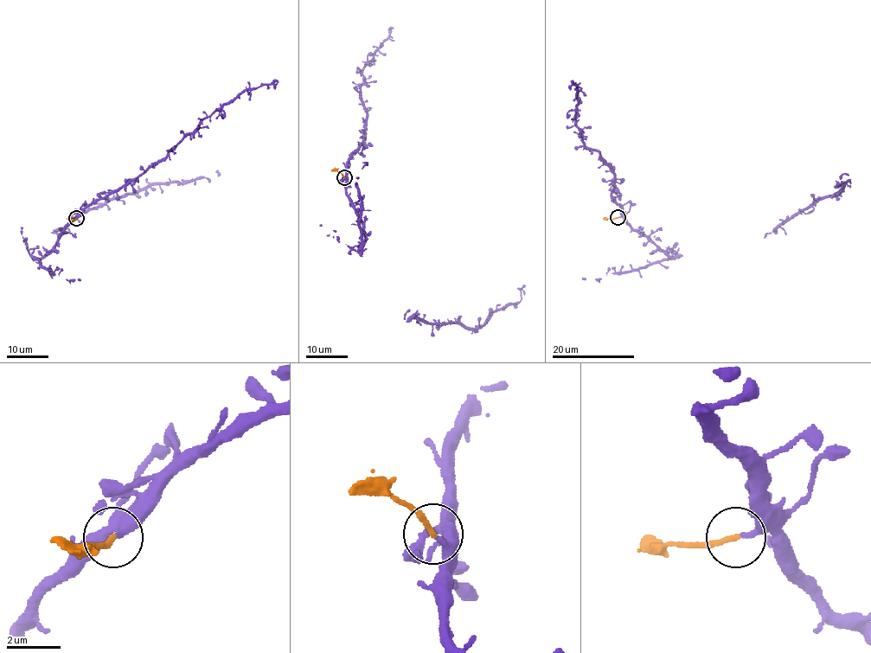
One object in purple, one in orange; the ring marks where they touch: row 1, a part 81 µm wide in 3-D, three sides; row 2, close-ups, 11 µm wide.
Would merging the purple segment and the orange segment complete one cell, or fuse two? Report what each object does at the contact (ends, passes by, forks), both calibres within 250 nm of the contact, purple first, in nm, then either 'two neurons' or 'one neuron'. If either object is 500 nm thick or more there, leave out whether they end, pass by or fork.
purple ends there; orange ends there; 220 nm thick on the purple side, 200 nm on the other; two neurons

